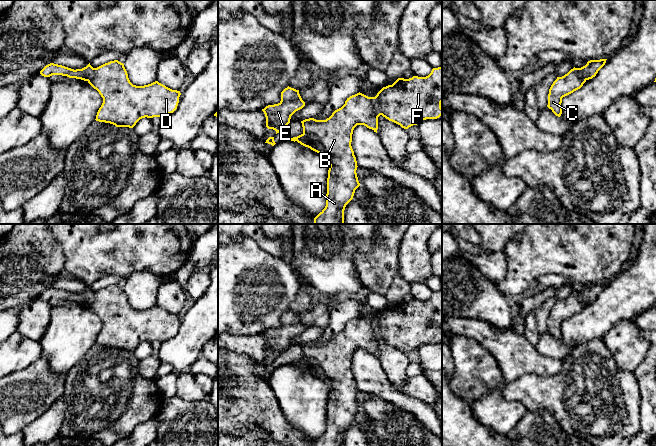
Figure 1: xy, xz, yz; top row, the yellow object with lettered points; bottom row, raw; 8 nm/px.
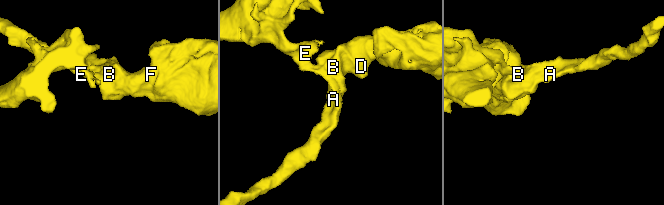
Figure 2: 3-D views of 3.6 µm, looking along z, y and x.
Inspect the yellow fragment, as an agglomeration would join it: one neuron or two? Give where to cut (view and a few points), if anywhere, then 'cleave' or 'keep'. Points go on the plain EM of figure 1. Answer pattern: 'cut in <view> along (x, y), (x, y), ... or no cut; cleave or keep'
cut in xz along (303, 357), (309, 357), (316, 362), (331, 381), (330, 390); cleave

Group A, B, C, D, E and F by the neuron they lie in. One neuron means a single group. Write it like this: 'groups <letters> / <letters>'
groups A B C D F / E

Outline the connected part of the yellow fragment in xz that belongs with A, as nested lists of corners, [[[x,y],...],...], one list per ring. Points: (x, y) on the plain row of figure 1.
[[[442,290],[433,292],[426,301],[398,302],[392,309],[383,311],[375,321],[368,321],[360,316],[352,319],[326,344],[309,342],[301,345],[303,358],[314,359],[332,381],[327,402],[326,430],[314,442],[314,446],[344,446],[345,431],[360,410],[356,397],[357,385],[351,370],[353,354],[357,349],[364,349],[377,357],[378,341],[382,339],[408,353],[423,344],[439,342],[442,339],[441,327]]]

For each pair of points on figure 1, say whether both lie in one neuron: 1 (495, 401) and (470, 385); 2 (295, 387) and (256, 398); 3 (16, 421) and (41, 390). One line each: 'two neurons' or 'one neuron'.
1: two neurons
2: two neurons
3: one neuron

